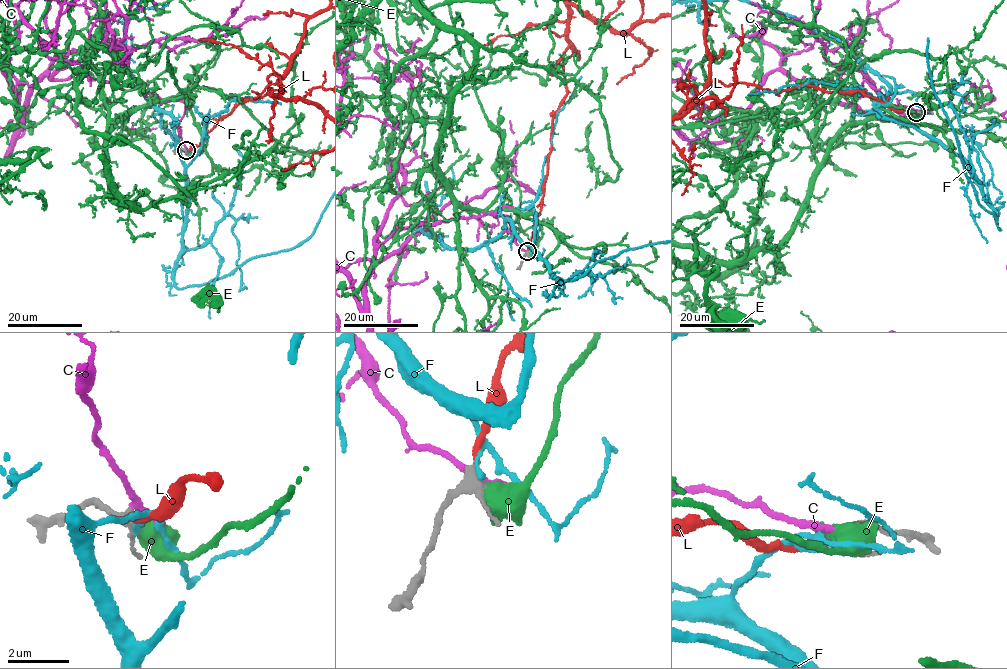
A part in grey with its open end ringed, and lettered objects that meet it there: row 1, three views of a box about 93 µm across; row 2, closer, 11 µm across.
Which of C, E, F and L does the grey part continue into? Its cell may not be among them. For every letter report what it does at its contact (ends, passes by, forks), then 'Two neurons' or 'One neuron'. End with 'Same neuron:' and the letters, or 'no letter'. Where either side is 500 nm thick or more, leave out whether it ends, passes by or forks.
C: It passes by. Two neurons
E: Two neurons
F: It ends there. Two neurons
L: It ends there. One neuron
Same neuron: L

